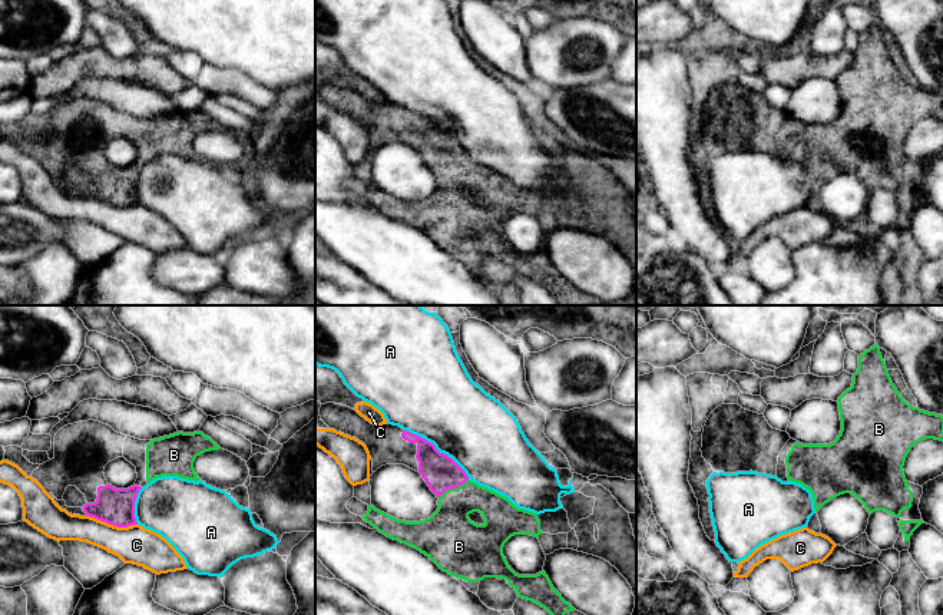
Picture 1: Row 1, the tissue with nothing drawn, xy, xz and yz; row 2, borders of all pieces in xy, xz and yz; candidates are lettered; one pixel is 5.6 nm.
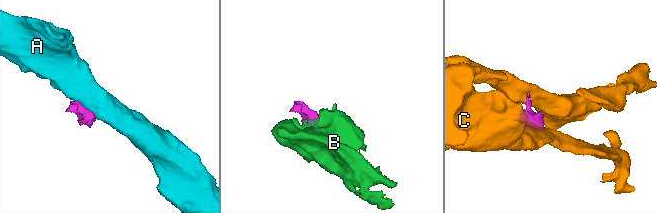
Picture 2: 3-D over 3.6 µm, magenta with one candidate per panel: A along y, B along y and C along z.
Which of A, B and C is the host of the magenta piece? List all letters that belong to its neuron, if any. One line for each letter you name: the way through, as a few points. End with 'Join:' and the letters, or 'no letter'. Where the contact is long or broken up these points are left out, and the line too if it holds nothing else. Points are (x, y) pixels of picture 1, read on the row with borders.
Join: B

